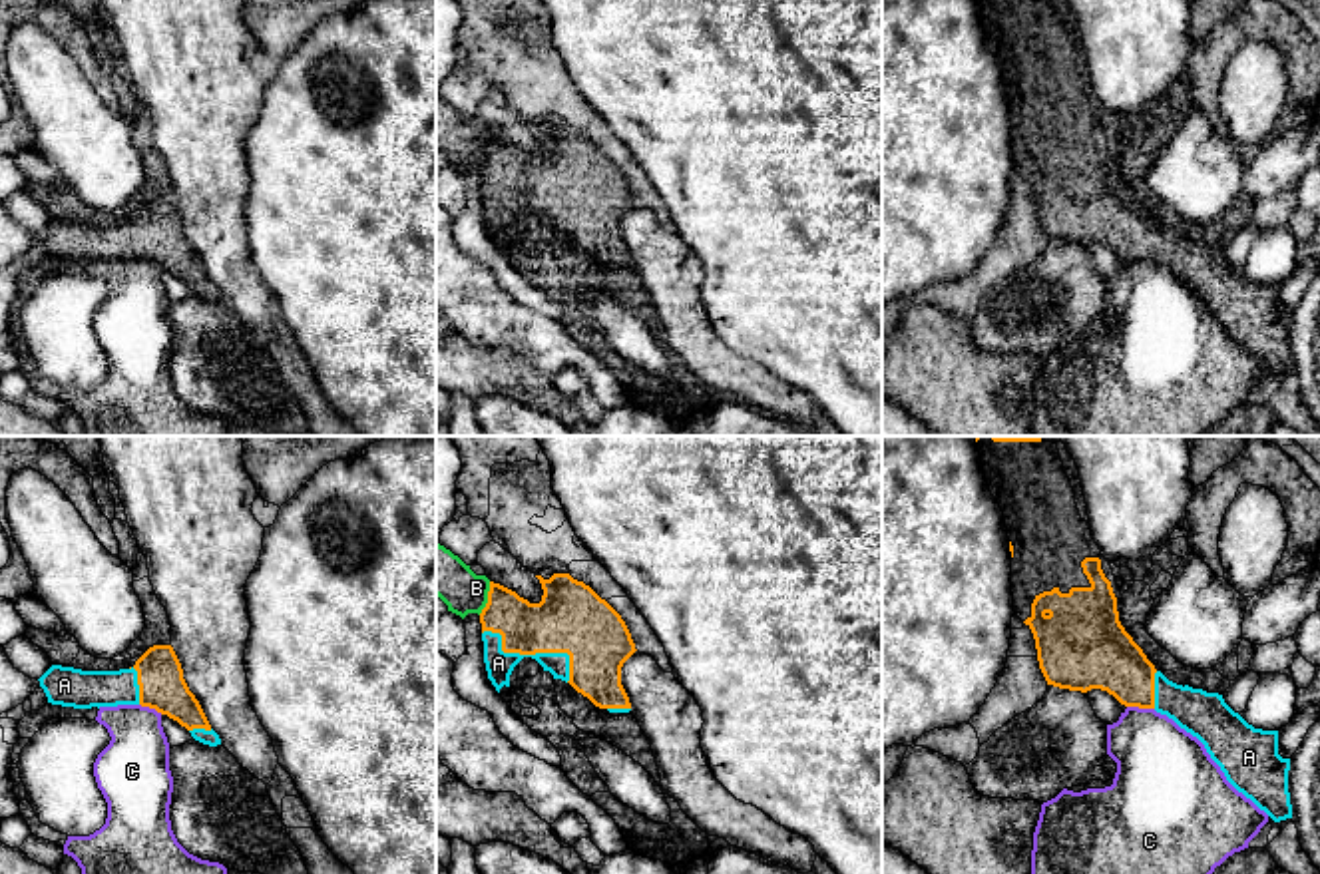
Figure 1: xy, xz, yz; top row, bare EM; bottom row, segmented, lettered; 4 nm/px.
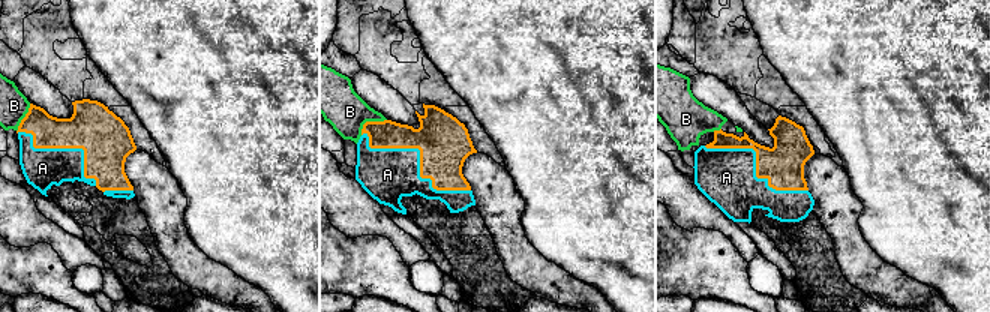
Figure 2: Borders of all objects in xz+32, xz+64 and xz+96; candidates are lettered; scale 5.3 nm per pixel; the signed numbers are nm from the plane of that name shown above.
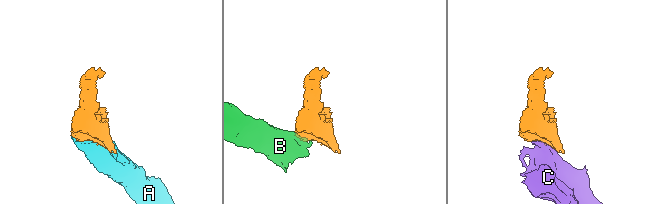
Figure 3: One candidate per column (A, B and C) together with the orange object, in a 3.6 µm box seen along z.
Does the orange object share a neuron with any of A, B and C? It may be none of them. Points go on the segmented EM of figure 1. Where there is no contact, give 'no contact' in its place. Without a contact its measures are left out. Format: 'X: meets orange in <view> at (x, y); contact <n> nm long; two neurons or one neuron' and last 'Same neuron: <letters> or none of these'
A: meets orange in xz at (532, 654); contact 400 nm long; one neuron
B: meets orange in xz at (488, 598); contact 140 nm long; two neurons
C: meets orange in yz at (1141, 707); contact 110 nm long; two neurons
Same neuron: A

